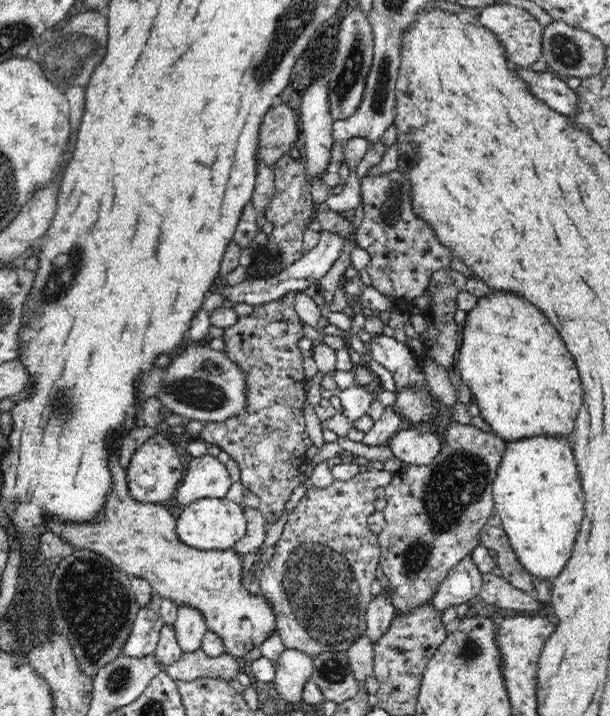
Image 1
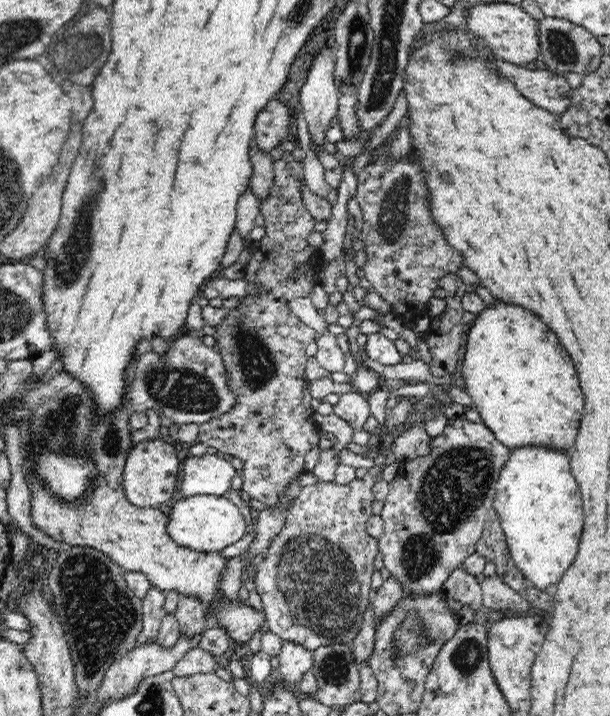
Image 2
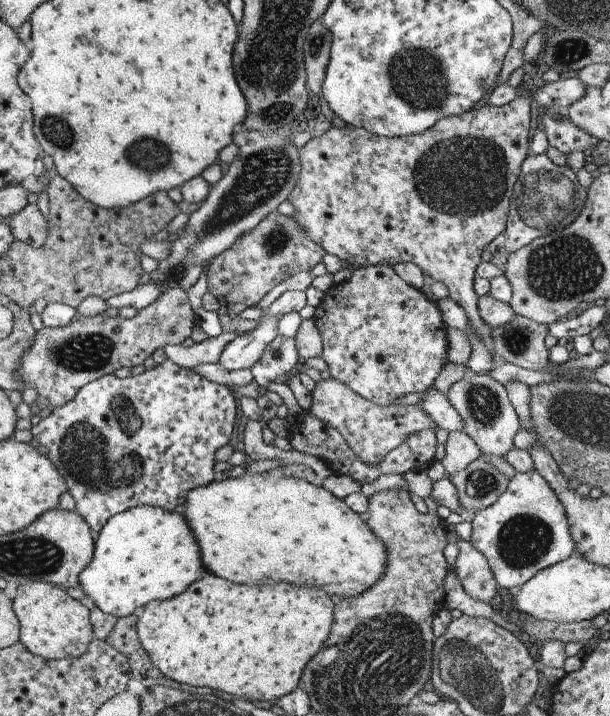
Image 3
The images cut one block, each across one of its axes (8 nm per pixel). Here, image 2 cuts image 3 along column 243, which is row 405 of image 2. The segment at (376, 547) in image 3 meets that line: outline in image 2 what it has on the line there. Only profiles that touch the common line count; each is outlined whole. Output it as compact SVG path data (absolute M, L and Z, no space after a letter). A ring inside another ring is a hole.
M500 300L485 306L470 324L460 367L465 390L474 401L483 423L509 449L542 446L566 448L562 451L568 452L573 448L585 406L579 377L566 347L536 314L532 314L532 310Z

